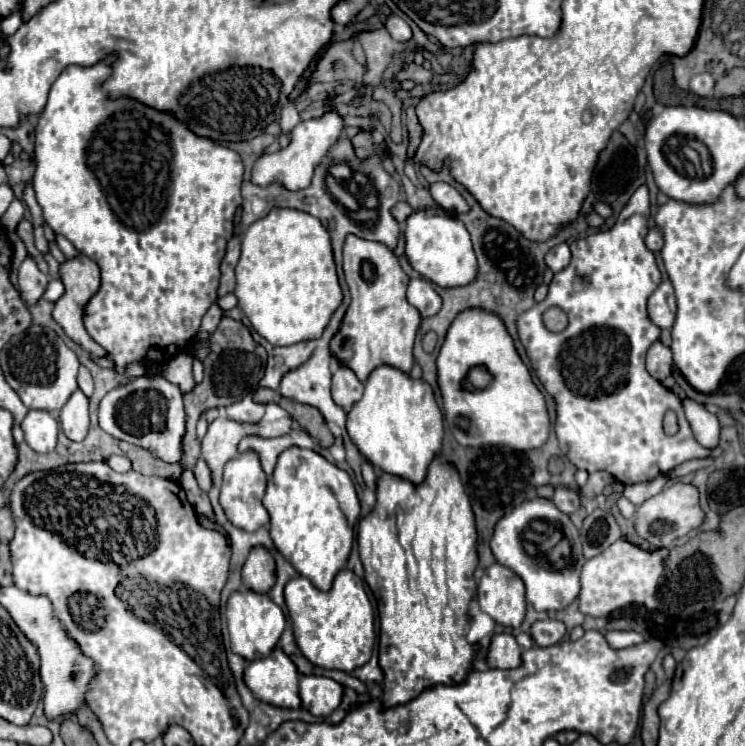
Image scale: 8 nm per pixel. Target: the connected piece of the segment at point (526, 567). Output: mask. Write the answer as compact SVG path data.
M534 498L516 506L506 518L498 520L490 548L500 564L514 570L524 586L526 600L536 610L556 612L566 608L580 592L580 570L584 566L580 534L568 514L560 512L552 500Z

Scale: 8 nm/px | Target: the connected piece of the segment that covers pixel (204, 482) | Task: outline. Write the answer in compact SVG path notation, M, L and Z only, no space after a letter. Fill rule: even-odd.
M198 460L198 466L194 468L194 478L196 478L196 482L198 482L198 486L200 486L202 490L210 490L212 478L210 478L210 468L206 466L206 462Z

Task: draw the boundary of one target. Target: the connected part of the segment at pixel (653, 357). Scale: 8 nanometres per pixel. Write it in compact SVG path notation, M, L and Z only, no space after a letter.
M654 342L648 350L648 356L646 356L646 368L650 372L652 378L656 380L664 380L672 374L672 354L670 354L670 348L664 346L662 342Z

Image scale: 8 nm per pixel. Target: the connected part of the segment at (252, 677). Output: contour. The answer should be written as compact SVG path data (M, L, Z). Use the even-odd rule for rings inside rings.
M278 646L270 656L248 662L244 670L244 682L256 700L290 710L302 706L298 696L298 678L300 672L294 662Z

